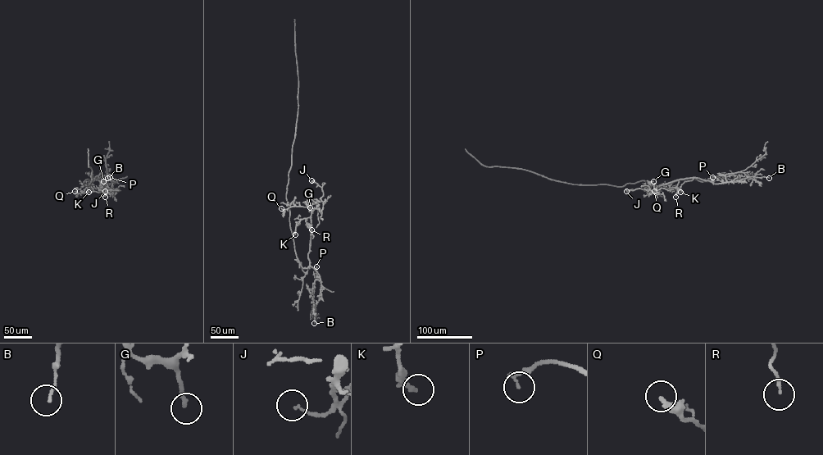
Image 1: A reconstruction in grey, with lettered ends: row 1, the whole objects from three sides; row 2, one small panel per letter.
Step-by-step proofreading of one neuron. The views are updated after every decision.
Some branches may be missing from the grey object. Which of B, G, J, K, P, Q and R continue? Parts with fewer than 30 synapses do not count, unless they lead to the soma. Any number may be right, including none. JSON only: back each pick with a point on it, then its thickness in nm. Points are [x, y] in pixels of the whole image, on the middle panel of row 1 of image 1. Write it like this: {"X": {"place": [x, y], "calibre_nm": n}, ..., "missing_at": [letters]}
{"missing_at": []}

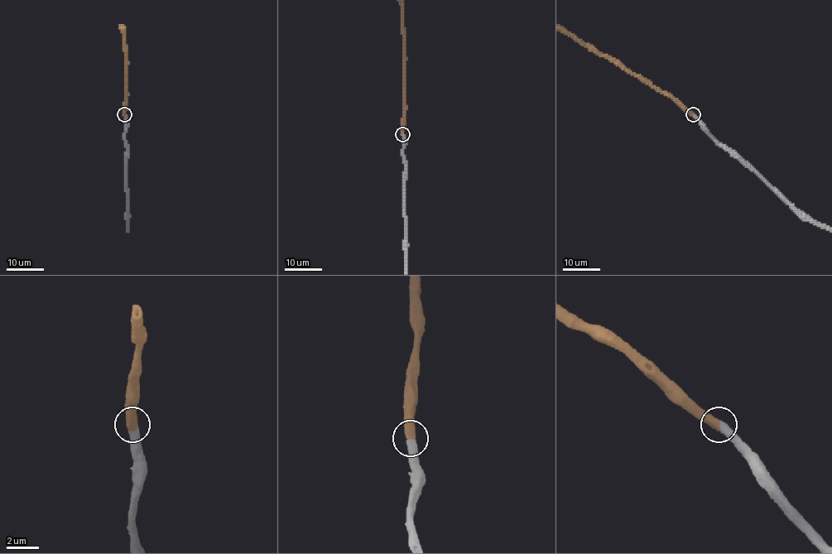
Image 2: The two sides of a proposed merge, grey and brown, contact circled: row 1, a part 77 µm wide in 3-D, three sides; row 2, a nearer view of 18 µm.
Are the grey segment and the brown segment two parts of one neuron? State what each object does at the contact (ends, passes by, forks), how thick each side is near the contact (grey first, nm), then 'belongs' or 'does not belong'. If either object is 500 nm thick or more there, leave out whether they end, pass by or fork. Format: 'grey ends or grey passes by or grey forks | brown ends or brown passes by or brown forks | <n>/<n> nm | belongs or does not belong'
500/550 nm | belongs

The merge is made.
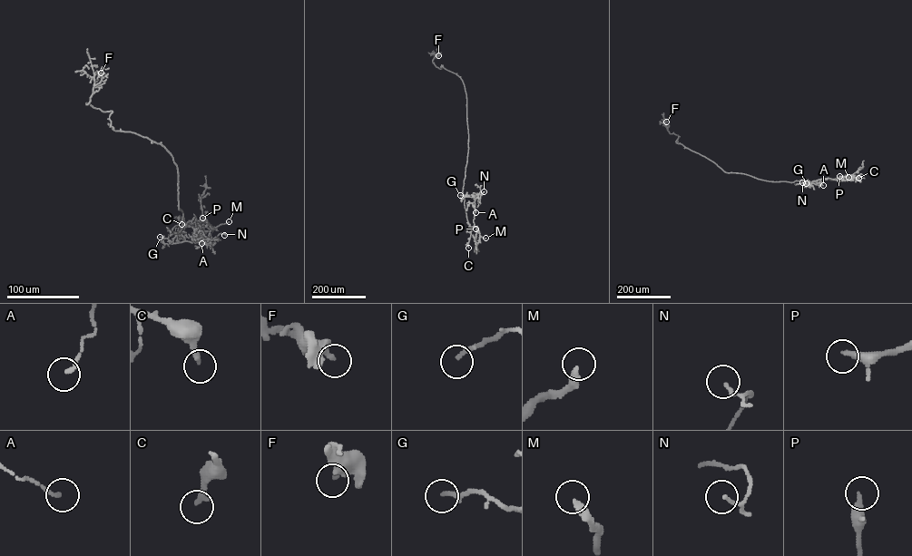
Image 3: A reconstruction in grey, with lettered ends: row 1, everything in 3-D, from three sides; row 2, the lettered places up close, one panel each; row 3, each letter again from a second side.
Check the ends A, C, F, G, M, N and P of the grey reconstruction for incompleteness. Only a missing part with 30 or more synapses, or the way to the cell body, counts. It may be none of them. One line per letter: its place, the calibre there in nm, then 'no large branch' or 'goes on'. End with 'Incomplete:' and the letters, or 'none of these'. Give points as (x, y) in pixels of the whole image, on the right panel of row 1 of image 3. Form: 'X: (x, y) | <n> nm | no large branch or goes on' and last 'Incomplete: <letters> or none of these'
A: (823, 185) | 170 nm | no large branch
C: (858, 178) | 220 nm | no large branch
F: (666, 121) | 260 nm | no large branch
G: (806, 183) | 190 nm | no large branch
M: (848, 177) | 320 nm | goes on
N: (802, 182) | 100 nm | no large branch
P: (839, 176) | 320 nm | no large branch
Incomplete: M

